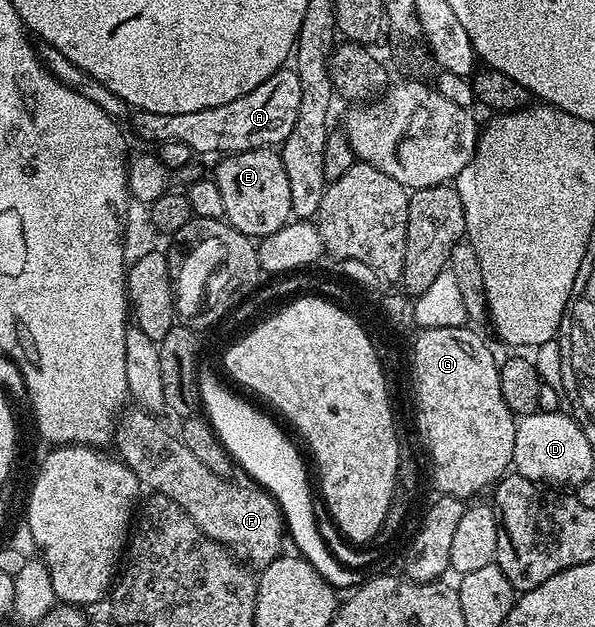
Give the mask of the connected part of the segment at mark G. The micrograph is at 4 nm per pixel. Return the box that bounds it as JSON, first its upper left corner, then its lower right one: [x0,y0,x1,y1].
[413,326,518,498]

